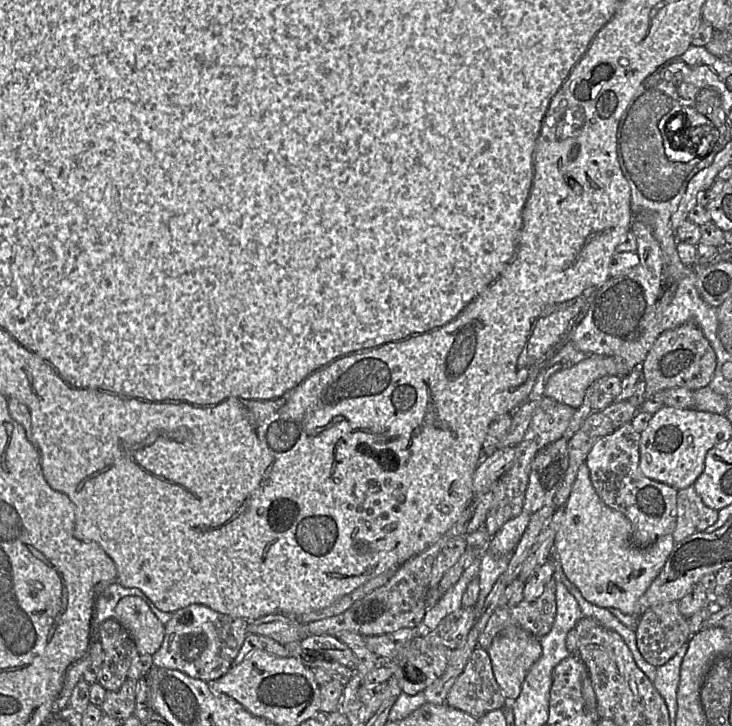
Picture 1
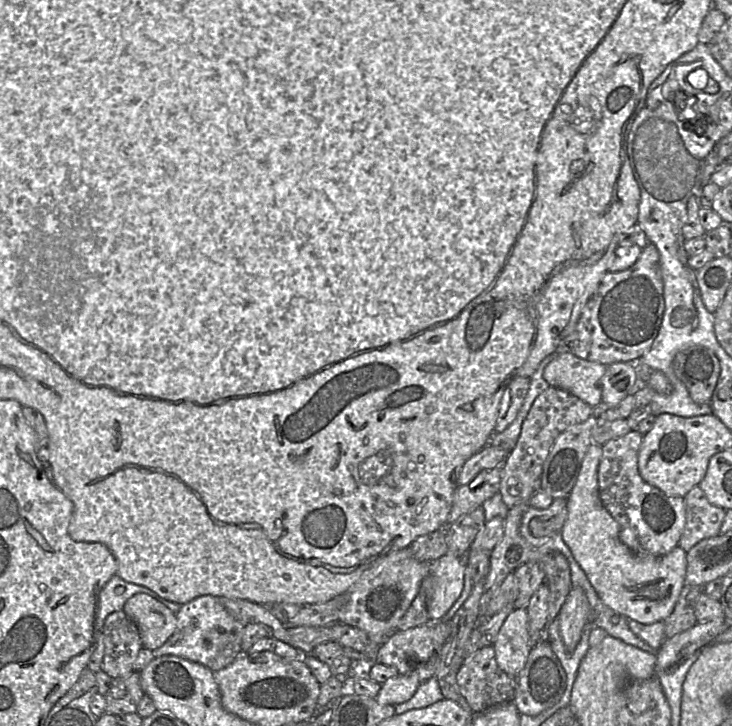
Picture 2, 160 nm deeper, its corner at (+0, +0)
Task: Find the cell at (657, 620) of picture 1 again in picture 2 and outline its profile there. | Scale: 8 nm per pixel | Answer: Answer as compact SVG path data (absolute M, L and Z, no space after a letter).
M689 584L684 585L673 612L663 621L667 640L687 631L697 623L694 609L697 598L703 593L703 587Z

